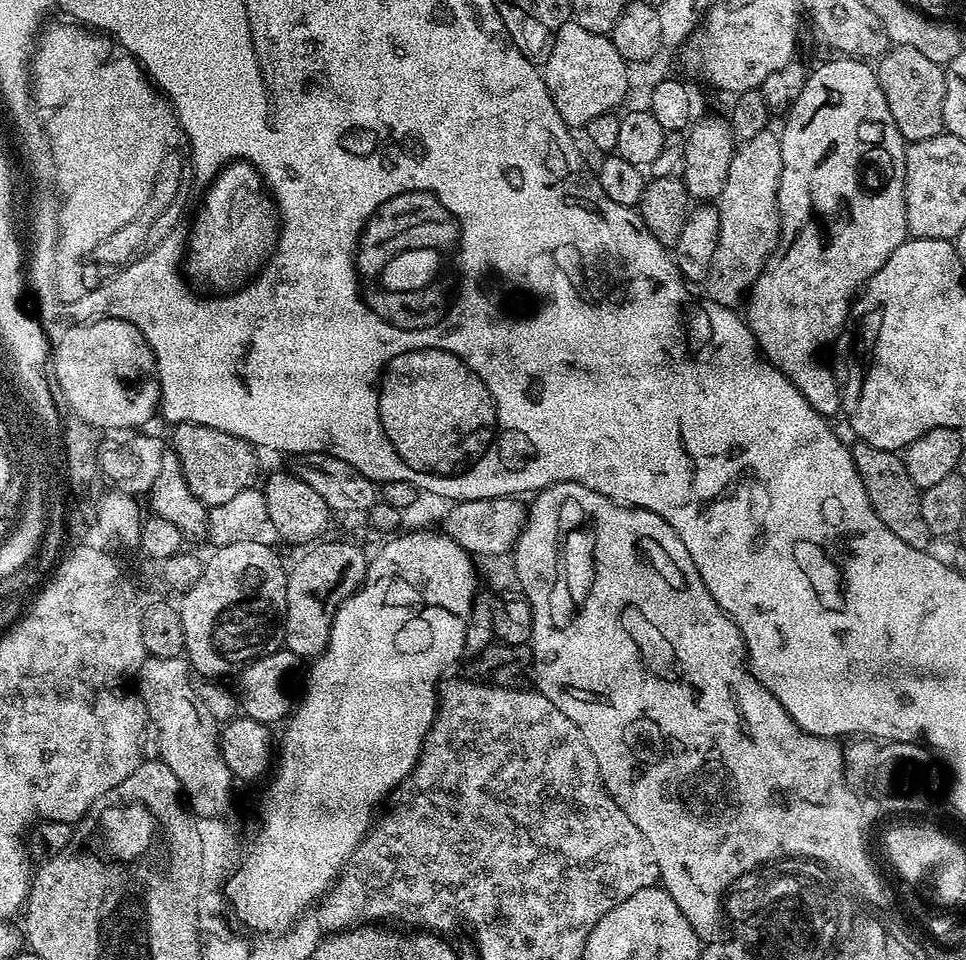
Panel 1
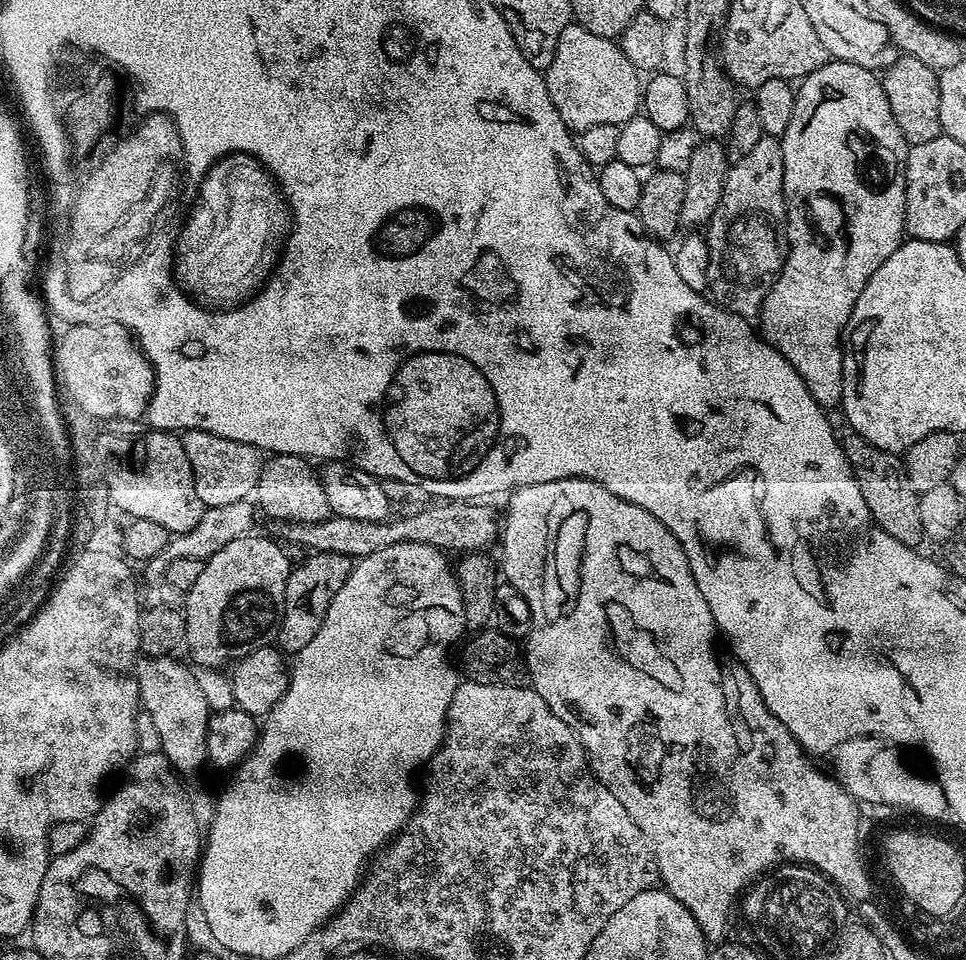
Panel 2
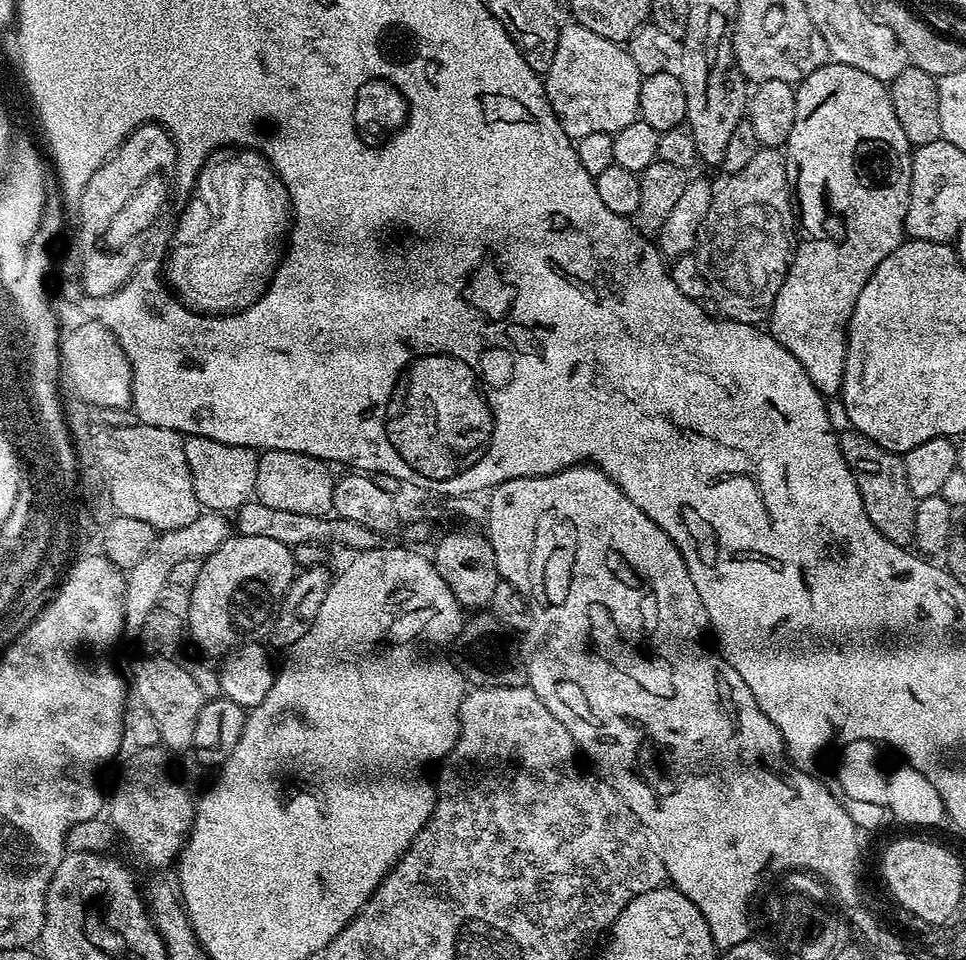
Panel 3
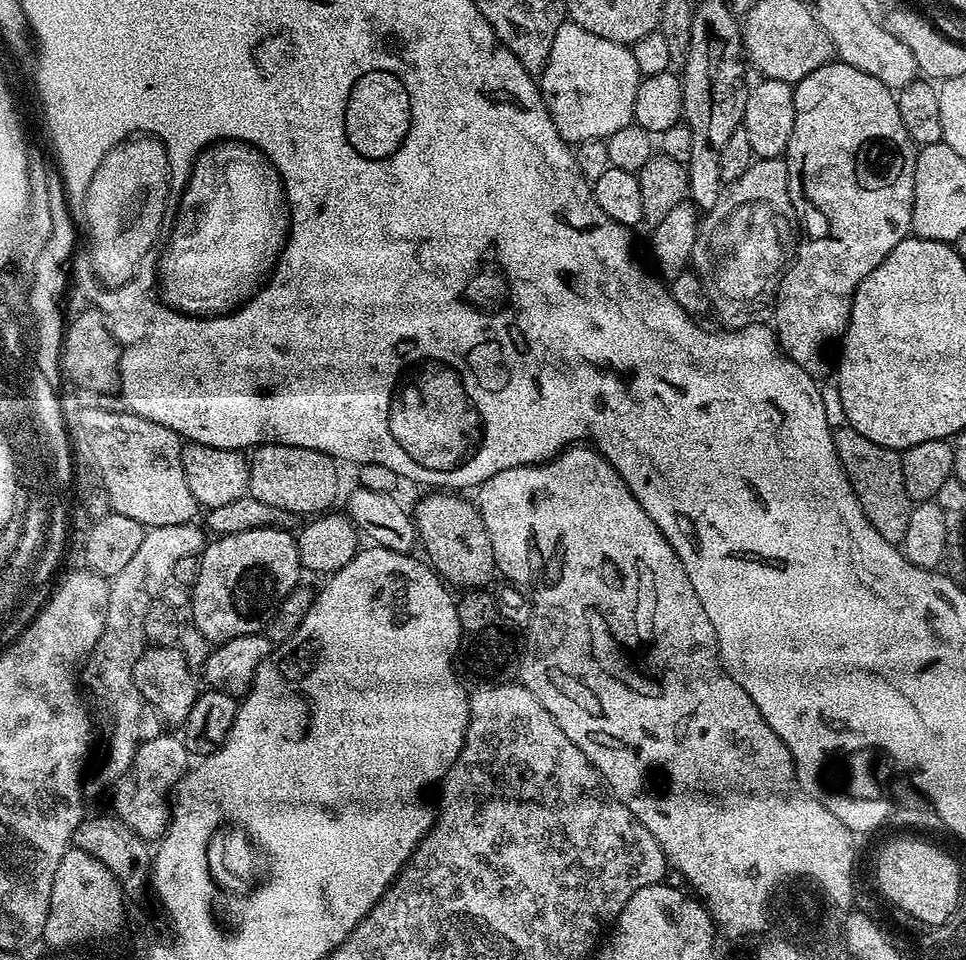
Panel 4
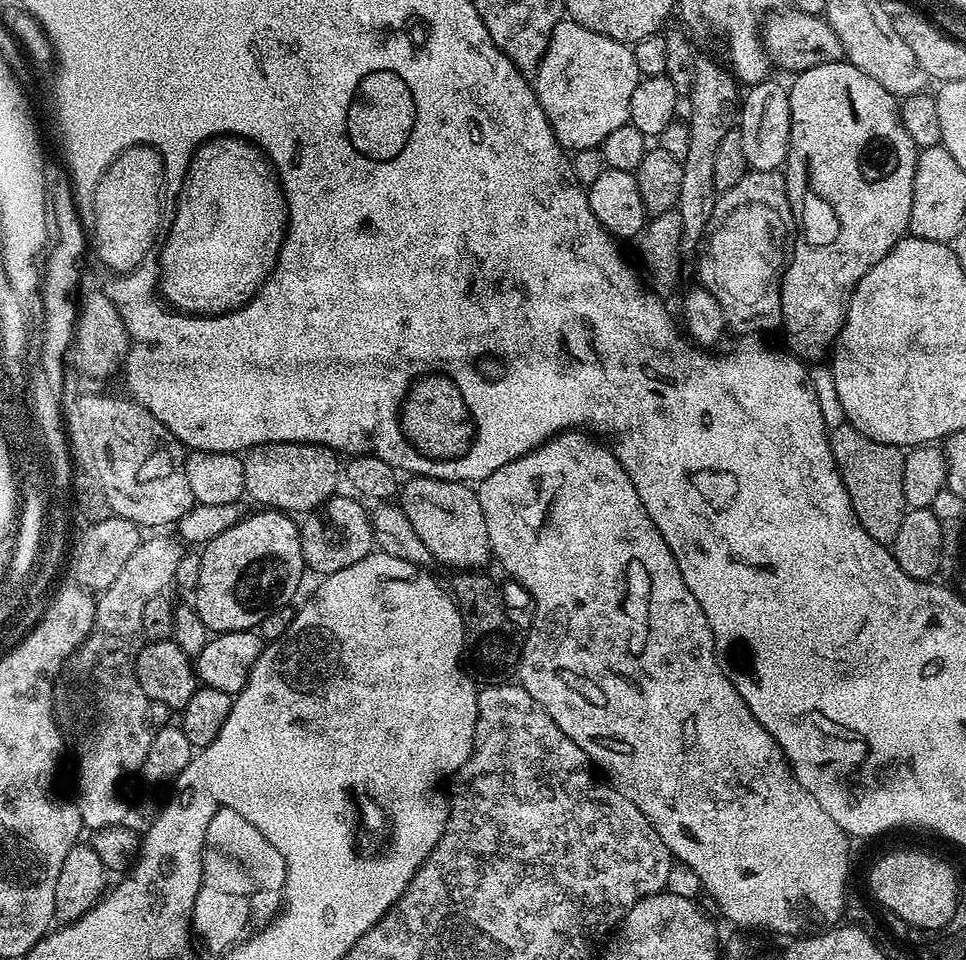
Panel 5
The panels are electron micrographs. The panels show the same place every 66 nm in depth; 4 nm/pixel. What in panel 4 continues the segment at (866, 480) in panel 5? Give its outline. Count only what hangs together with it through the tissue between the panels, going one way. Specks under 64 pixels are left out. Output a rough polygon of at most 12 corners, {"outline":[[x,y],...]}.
{"outline":[[847,426],[834,450],[862,514],[903,545],[914,502],[901,453]]}

